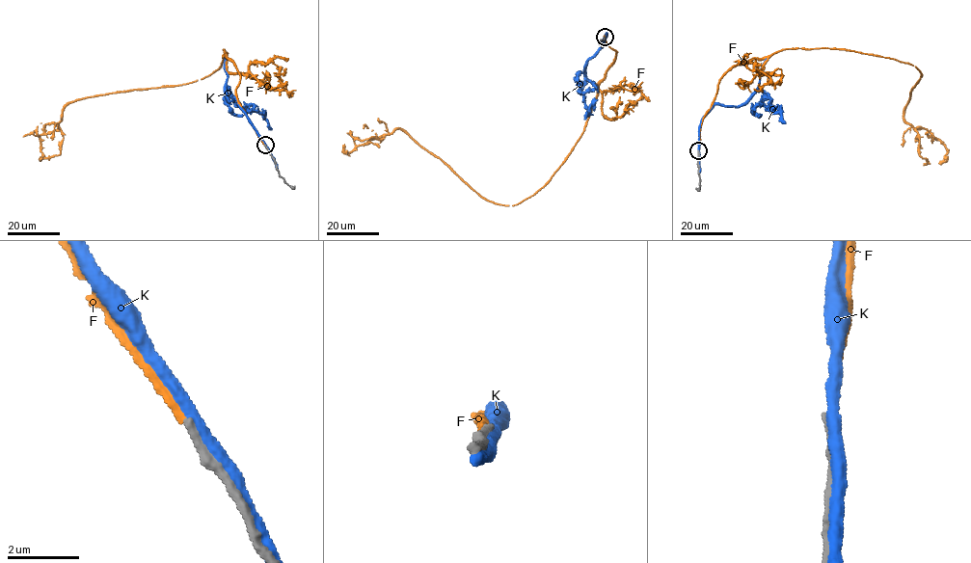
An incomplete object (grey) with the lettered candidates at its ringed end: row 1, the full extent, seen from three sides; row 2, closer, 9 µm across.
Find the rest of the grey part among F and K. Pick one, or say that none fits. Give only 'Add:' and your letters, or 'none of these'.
Add: none of these

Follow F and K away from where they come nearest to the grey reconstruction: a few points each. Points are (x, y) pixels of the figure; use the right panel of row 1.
F: (698, 150), (702, 120), (727, 71), (788, 48), (838, 48), (918, 67), (903, 120), (945, 147), (938, 163)
K: (698, 154), (699, 127), (714, 104), (738, 106), (760, 90), (768, 96), (768, 106), (780, 111), (765, 110)

